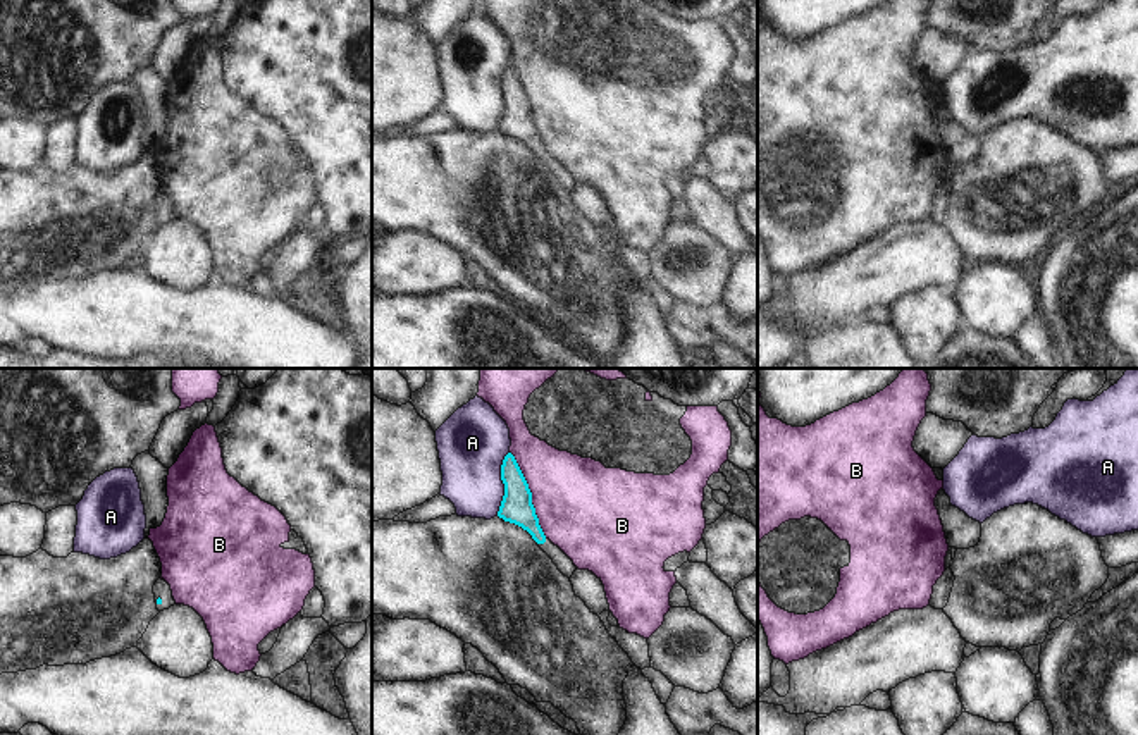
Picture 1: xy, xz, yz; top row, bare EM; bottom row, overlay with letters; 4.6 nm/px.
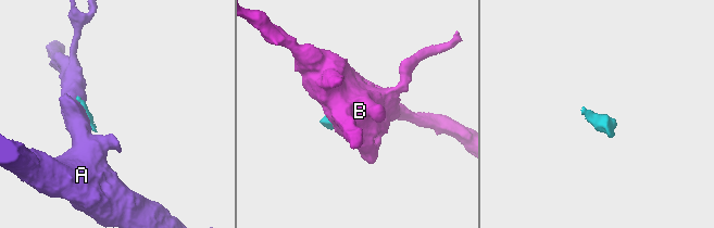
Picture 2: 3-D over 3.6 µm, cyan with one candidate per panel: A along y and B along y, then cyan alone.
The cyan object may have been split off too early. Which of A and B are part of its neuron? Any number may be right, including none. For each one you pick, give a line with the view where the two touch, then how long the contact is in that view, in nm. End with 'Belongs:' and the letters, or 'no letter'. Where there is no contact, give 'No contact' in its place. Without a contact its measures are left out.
Belongs: no letter

